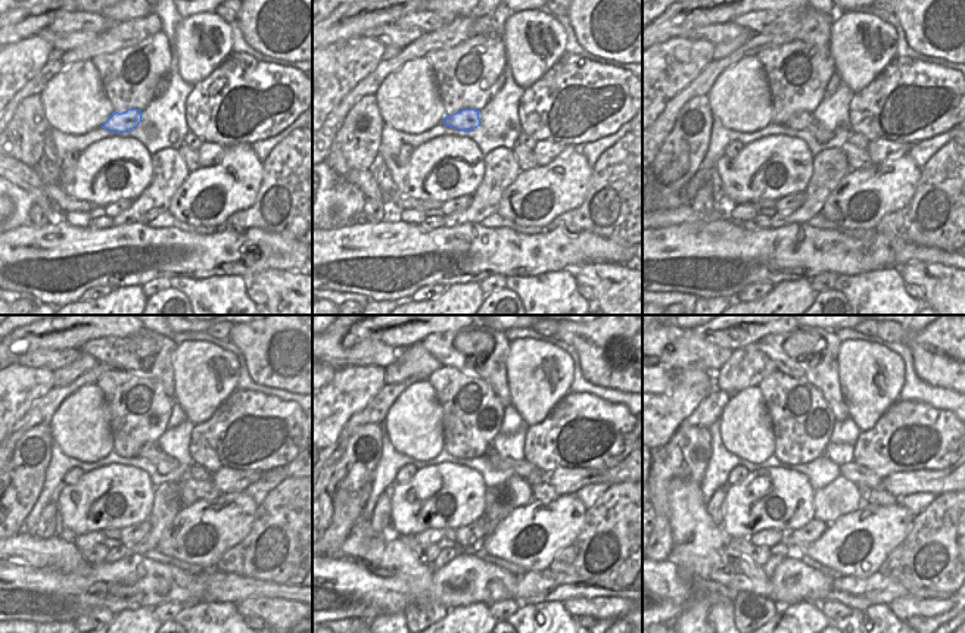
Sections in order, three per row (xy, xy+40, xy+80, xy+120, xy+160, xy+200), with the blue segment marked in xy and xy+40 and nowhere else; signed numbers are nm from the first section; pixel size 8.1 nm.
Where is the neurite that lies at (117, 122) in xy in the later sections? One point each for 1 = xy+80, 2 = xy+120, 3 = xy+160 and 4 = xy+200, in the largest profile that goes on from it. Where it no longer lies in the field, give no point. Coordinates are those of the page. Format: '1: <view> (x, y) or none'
1: xy+80 (803, 121)
2: xy+120 (164, 462)
3: xy+160 (522, 468)
4: xy+200 (852, 471)

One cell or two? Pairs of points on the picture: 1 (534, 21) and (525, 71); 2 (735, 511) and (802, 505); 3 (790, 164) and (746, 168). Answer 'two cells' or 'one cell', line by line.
1: one cell
2: one cell
3: one cell

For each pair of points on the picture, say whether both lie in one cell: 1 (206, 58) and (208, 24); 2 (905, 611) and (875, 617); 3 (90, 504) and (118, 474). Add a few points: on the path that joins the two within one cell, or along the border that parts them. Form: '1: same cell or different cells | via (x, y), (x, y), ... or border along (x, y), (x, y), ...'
1: same cell | via (208, 49), (208, 33)
2: different cells | border along (887, 604), (899, 617)
3: same cell | via (97, 496), (112, 482)

